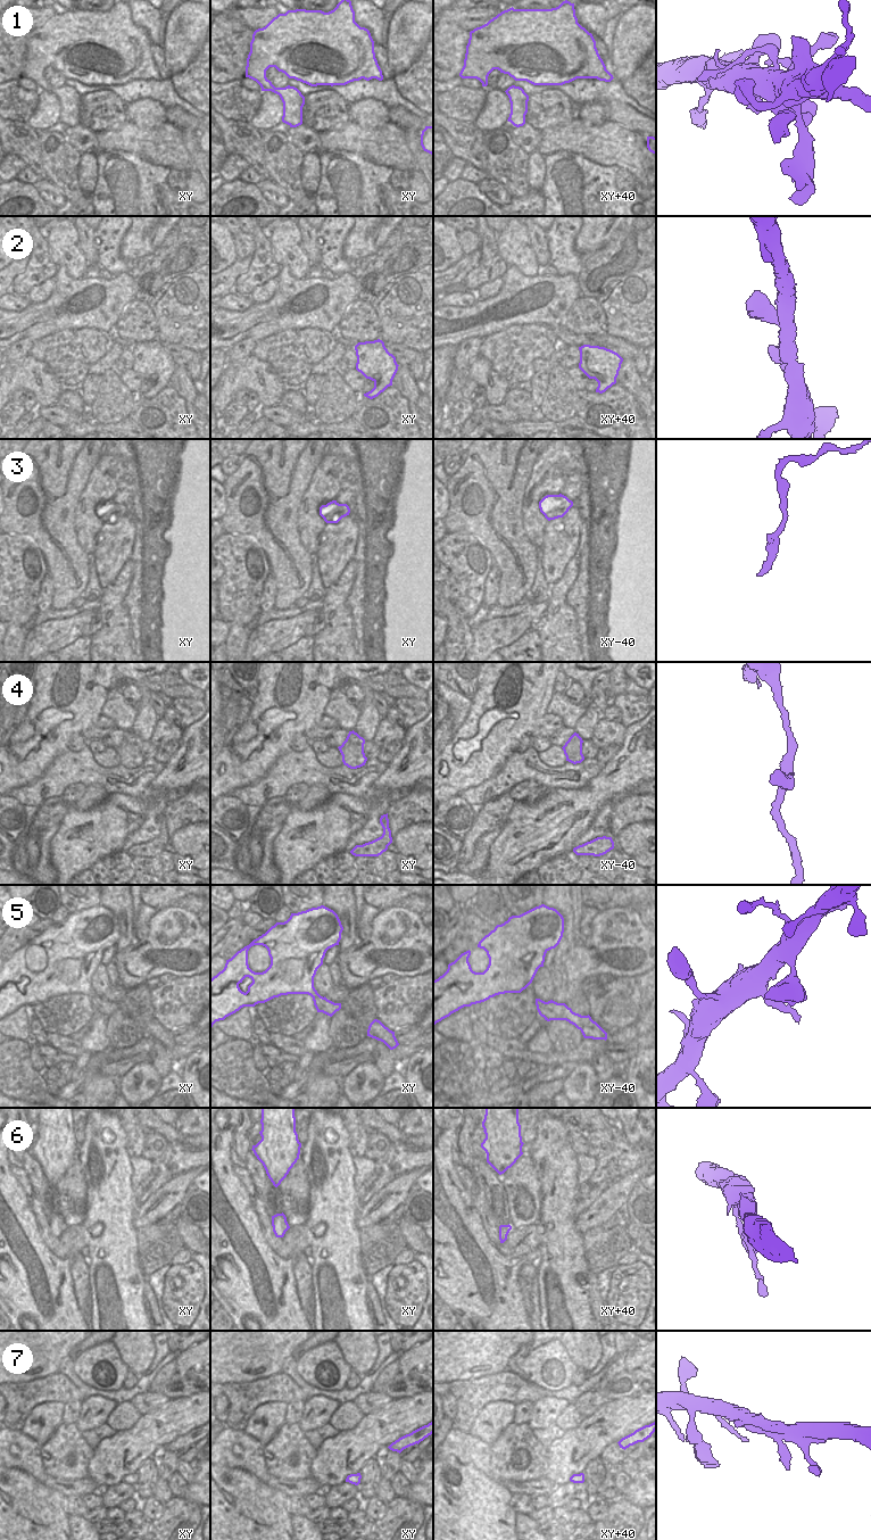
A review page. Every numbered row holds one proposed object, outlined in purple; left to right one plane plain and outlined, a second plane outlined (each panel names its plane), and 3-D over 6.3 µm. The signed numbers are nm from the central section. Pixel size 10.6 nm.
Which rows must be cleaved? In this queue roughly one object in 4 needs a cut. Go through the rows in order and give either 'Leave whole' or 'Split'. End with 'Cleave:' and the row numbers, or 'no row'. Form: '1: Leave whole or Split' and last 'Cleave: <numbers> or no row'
1: Leave whole
2: Leave whole
3: Leave whole
4: Leave whole
5: Leave whole
6: Leave whole
7: Leave whole
Cleave: no row

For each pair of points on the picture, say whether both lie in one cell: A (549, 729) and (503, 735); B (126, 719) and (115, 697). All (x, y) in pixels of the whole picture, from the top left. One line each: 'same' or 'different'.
A: different
B: same

